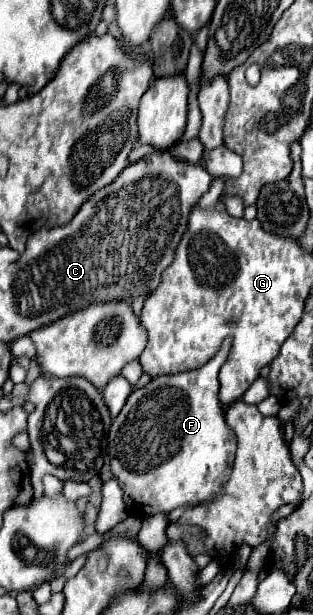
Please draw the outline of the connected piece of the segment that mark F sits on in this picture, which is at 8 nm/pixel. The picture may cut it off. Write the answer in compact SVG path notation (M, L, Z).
M226 338L216 356L202 368L158 376L144 388L134 390L112 422L108 436L112 474L124 486L124 500L128 508L140 512L140 516L170 512L178 506L202 504L206 500L214 500L214 496L220 496L222 486L230 476L236 452L236 436L226 424L224 406L218 400L218 372L230 354L230 342L232 340Z

